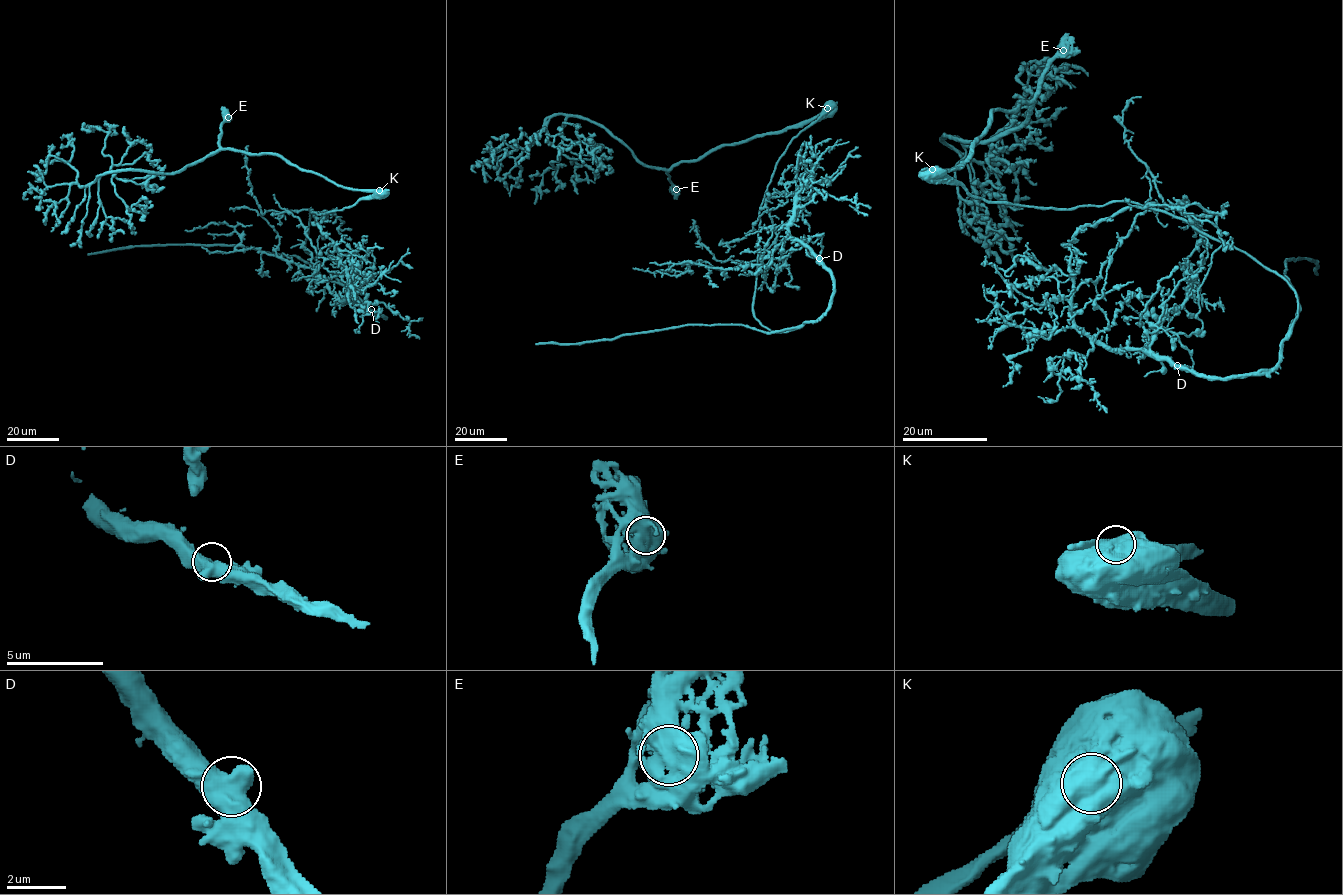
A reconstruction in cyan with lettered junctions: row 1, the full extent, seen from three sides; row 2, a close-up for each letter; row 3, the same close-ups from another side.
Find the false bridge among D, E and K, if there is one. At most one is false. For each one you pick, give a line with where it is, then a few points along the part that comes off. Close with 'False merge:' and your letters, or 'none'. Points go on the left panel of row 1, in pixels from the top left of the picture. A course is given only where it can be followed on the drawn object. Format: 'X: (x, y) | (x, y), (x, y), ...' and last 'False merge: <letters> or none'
K: (379, 190) | (380, 189), (227, 149), (176, 172), (106, 171), (80, 186), (77, 172), (54, 156), (40, 173)
False merge: K

